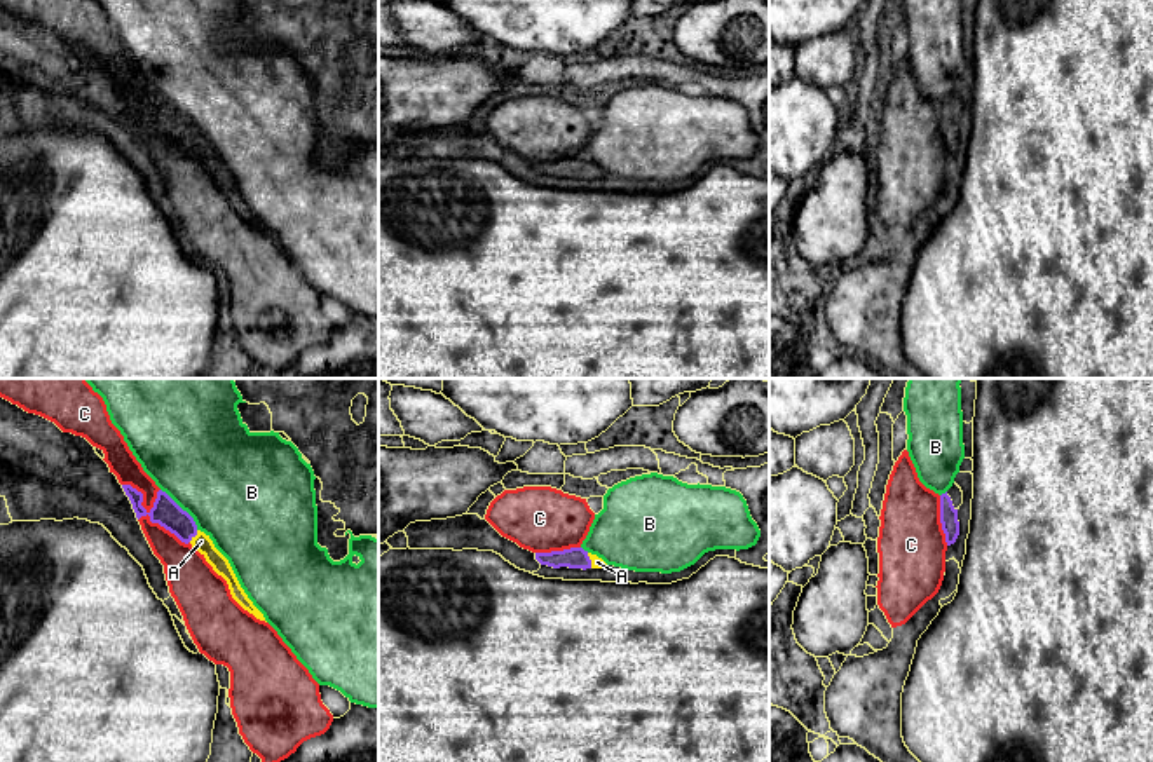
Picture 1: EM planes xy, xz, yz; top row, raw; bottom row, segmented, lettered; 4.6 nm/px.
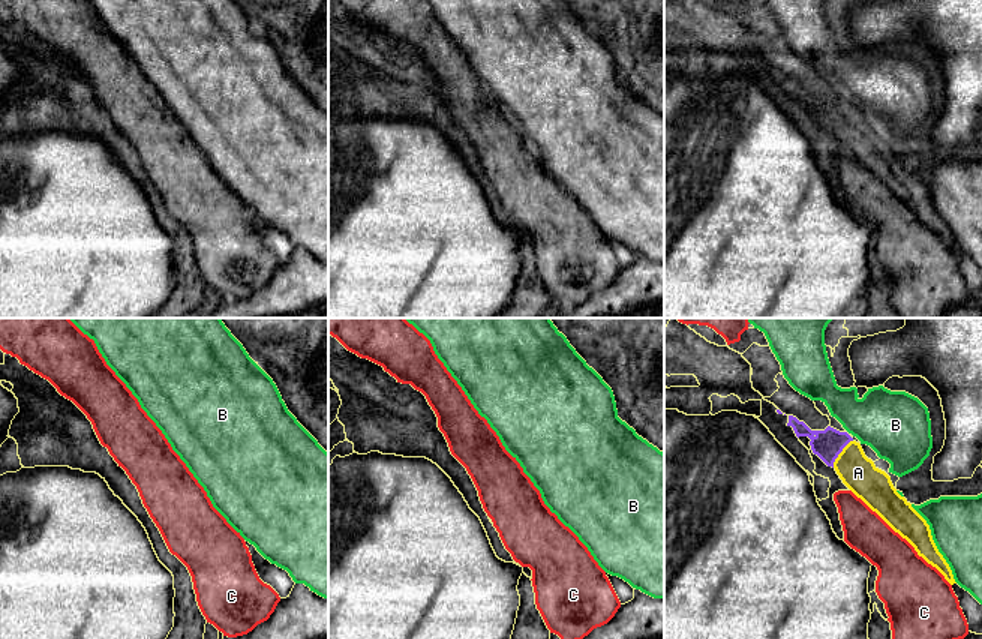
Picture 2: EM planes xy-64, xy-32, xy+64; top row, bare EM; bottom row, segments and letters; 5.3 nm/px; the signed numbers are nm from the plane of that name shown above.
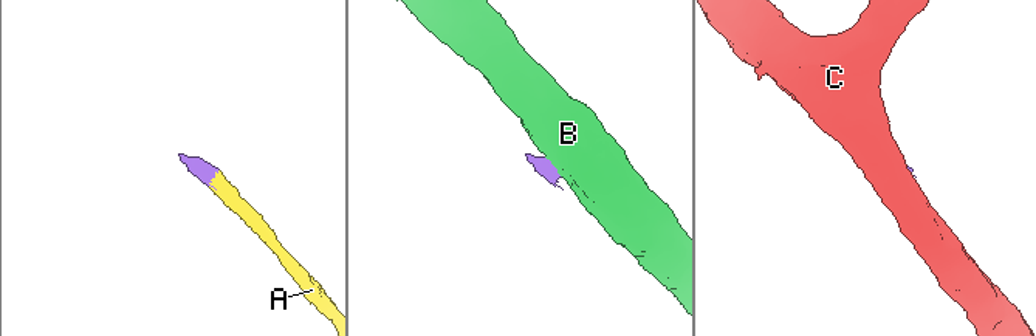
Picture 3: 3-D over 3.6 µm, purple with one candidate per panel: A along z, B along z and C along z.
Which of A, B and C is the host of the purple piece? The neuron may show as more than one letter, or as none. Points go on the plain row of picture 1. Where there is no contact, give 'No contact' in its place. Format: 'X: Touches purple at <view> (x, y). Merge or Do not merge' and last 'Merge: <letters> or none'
A: Touches purple at xy (194, 145). Merge
B: Touches purple at xy (180, 117). Do not merge
C: Touches purple at xy (149, 124). Do not merge
Merge: A

